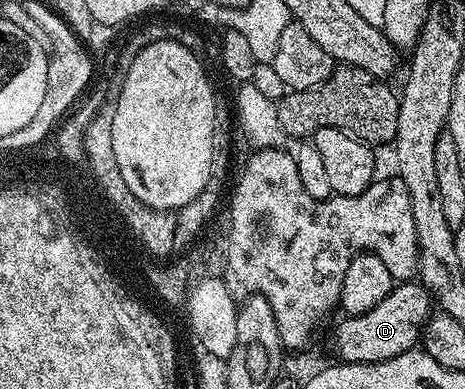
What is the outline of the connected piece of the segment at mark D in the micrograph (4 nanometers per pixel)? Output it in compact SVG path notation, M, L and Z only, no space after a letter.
M398 283L376 307L363 313L343 316L334 329L334 353L339 362L347 365L380 363L401 353L409 353L419 344L422 328L430 318L430 290L421 283Z

